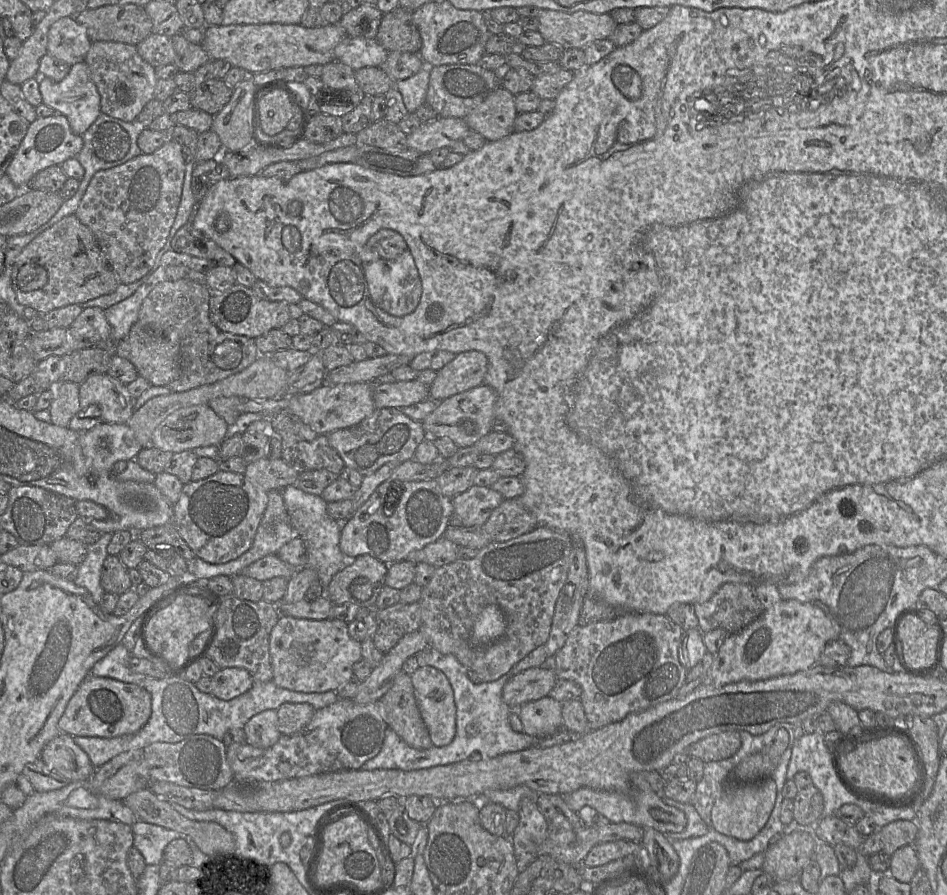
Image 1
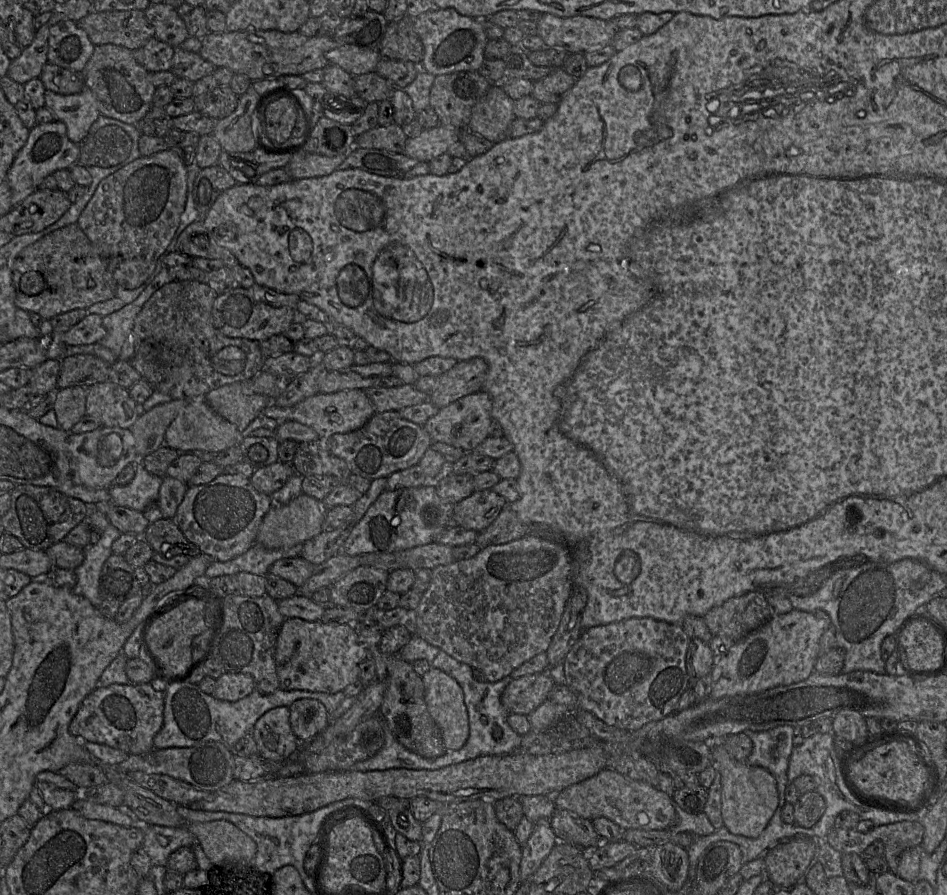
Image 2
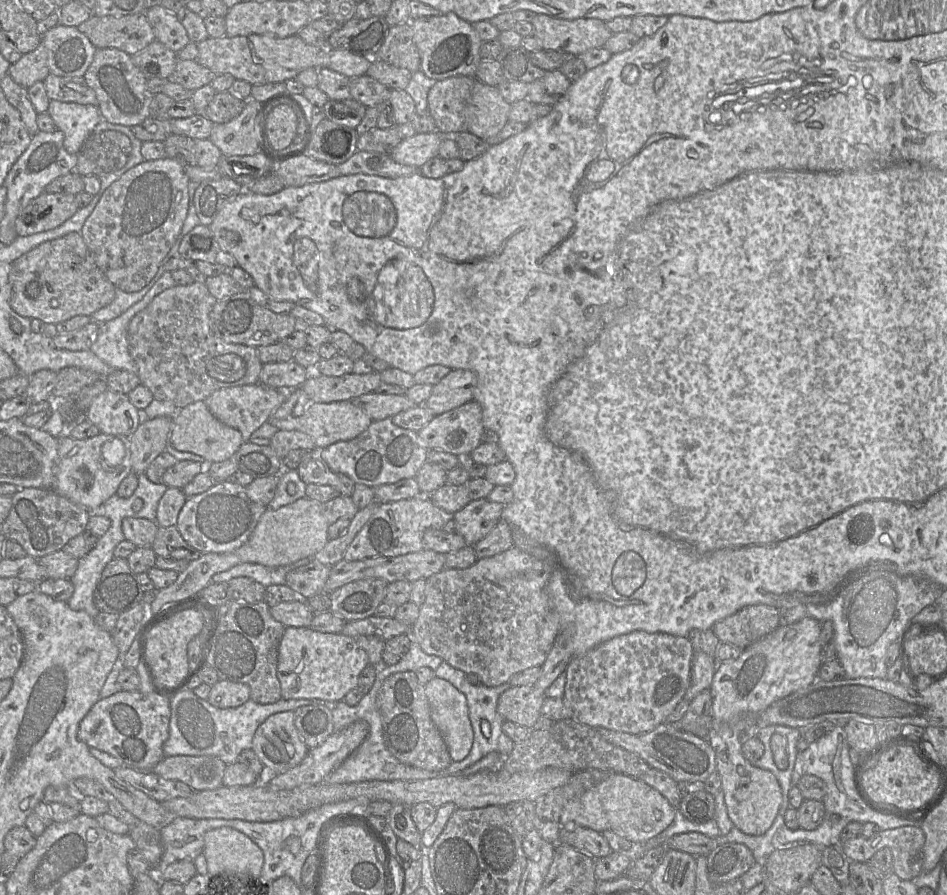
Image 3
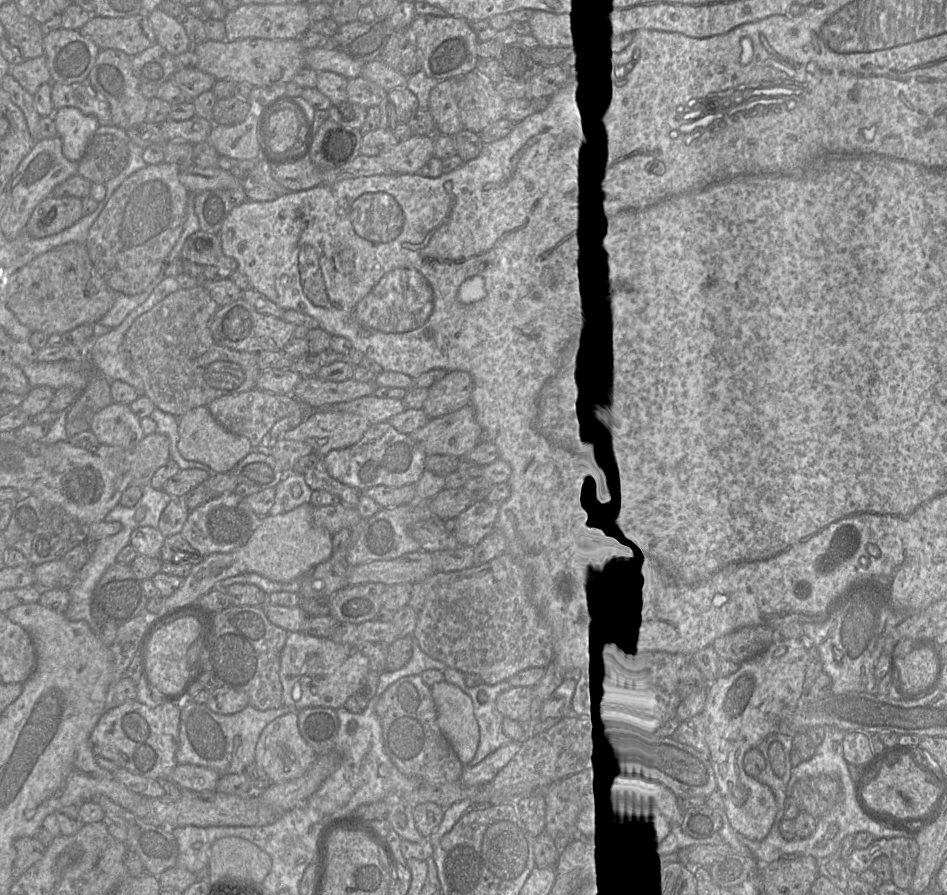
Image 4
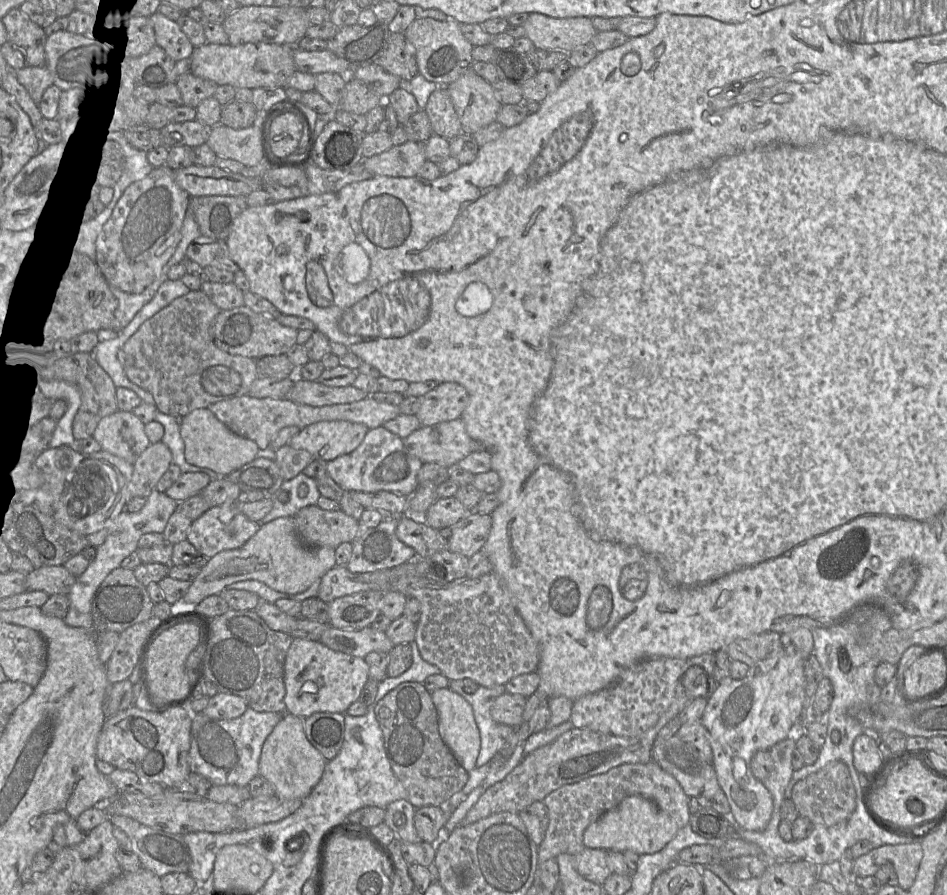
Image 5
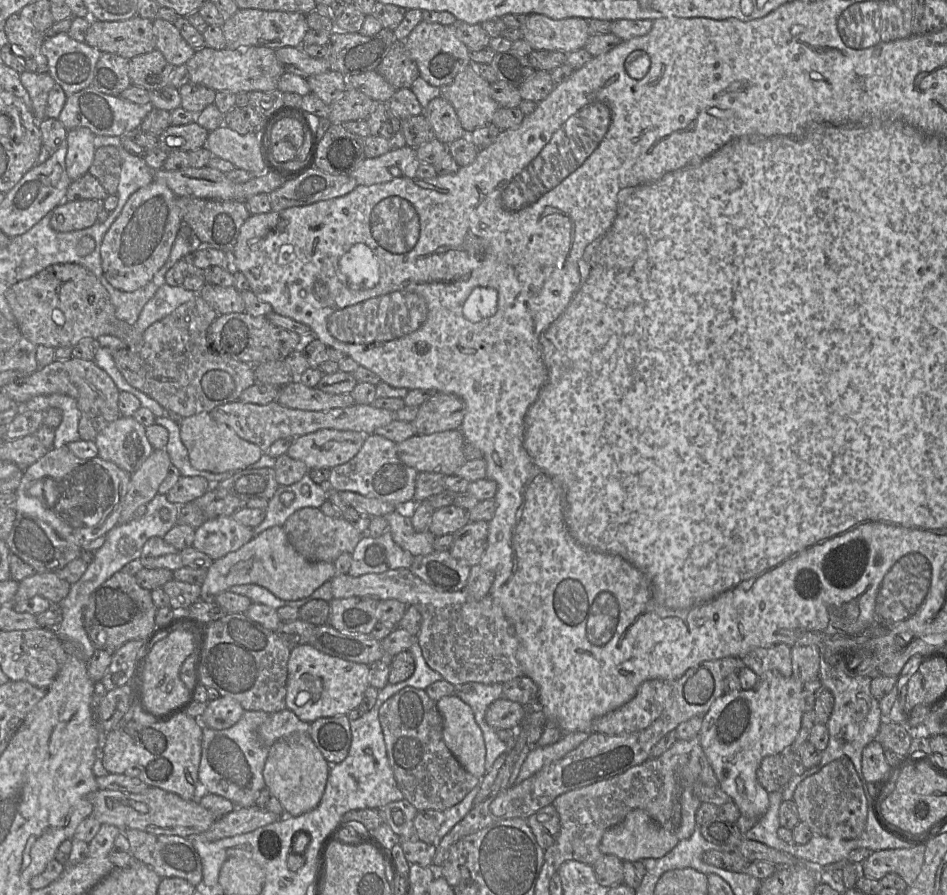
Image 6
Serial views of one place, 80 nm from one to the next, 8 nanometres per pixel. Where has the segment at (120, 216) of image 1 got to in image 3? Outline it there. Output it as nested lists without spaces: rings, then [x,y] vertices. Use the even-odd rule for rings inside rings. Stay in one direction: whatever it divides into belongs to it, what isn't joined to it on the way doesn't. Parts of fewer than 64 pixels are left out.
[[[165,156],[132,167],[102,193],[80,233],[95,263],[116,289],[140,291],[156,275],[187,217],[189,181],[185,168]]]

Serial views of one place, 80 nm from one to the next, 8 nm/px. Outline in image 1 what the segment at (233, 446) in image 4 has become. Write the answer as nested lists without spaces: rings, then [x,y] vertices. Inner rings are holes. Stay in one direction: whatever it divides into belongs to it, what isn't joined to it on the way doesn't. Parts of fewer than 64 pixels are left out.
[[[208,404],[180,408],[168,415],[154,430],[152,446],[172,453],[193,450],[197,447],[216,445],[227,437],[228,424],[217,415]]]

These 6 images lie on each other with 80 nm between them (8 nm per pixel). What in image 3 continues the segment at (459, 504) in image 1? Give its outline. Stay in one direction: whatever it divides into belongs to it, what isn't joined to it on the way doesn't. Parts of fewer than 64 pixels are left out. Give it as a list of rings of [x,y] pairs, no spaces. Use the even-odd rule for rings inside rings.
[[[487,498],[472,500],[461,510],[452,515],[455,530],[466,541],[466,546],[473,546],[498,523],[502,517],[504,505]]]

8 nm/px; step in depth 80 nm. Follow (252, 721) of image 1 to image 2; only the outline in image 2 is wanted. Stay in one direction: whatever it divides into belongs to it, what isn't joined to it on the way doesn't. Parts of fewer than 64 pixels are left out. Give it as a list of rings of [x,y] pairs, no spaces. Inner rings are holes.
[[[288,707],[267,711],[256,721],[251,734],[258,754],[271,761],[288,758],[301,744],[291,729]]]

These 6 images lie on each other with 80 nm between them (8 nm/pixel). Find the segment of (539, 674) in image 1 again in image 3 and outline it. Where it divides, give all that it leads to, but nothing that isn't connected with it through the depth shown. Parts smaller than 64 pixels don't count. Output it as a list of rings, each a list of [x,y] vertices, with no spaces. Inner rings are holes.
[[[533,685],[509,687],[498,698],[497,711],[505,721],[532,729],[541,717],[545,696],[546,691]]]

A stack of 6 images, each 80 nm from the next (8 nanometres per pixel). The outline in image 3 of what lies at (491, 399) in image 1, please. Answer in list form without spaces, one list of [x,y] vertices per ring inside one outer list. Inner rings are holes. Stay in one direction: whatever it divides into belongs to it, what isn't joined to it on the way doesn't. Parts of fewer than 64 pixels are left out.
[[[471,400],[435,416],[418,436],[428,450],[467,456],[483,442],[484,428],[482,408]]]

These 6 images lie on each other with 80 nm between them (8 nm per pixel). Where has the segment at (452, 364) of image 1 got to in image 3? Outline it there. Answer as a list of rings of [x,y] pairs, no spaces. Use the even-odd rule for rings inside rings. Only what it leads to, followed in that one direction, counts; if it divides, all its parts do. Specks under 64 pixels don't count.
[[[453,369],[433,386],[423,405],[435,416],[440,415],[473,400],[476,385],[477,376],[473,371]]]

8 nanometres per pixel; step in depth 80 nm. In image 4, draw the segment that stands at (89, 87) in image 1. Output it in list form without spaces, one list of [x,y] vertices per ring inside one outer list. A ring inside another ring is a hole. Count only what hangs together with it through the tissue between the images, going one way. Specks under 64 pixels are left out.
[[[63,107],[54,110],[58,136],[62,140],[64,156],[78,163],[85,154],[89,141],[100,126],[98,119],[86,115],[75,107]]]

